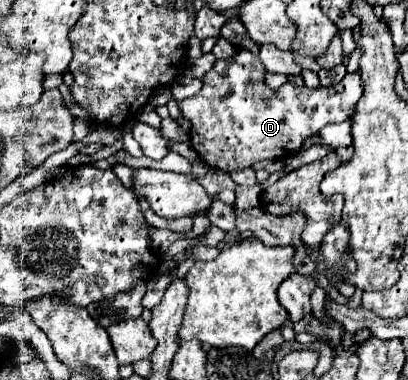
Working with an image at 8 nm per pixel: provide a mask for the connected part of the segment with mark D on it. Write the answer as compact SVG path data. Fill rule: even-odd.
M245 49L237 51L235 59L221 59L213 65L209 73L203 77L203 89L191 97L179 101L179 109L183 117L191 123L191 147L197 151L197 155L213 169L233 173L245 167L251 167L263 159L285 159L301 149L303 141L311 135L315 135L321 127L327 123L343 123L351 119L355 103L361 99L363 93L363 81L359 73L347 73L341 83L331 87L295 87L295 85L283 85L281 89L273 91L265 85L265 69L257 55L247 53Z

